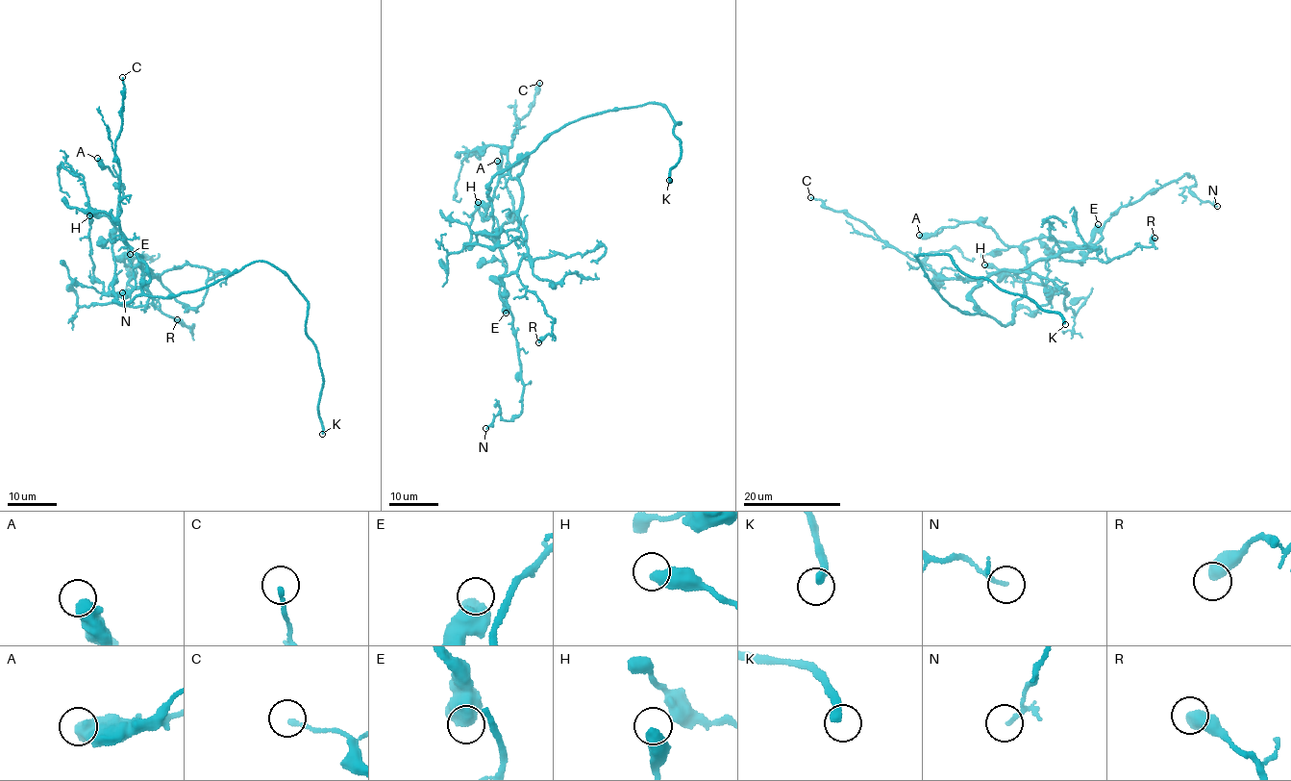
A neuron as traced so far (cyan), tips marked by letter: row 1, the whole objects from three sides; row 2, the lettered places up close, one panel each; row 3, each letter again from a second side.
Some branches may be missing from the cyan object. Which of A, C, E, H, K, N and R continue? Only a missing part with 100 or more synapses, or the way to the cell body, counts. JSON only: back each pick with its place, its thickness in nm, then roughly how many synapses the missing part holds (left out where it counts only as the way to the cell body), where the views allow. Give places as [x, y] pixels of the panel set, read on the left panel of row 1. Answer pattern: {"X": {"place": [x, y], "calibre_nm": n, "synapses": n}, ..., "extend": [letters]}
{"K": {"place": [322, 434], "calibre_nm": 320}, "extend": ["K"]}

